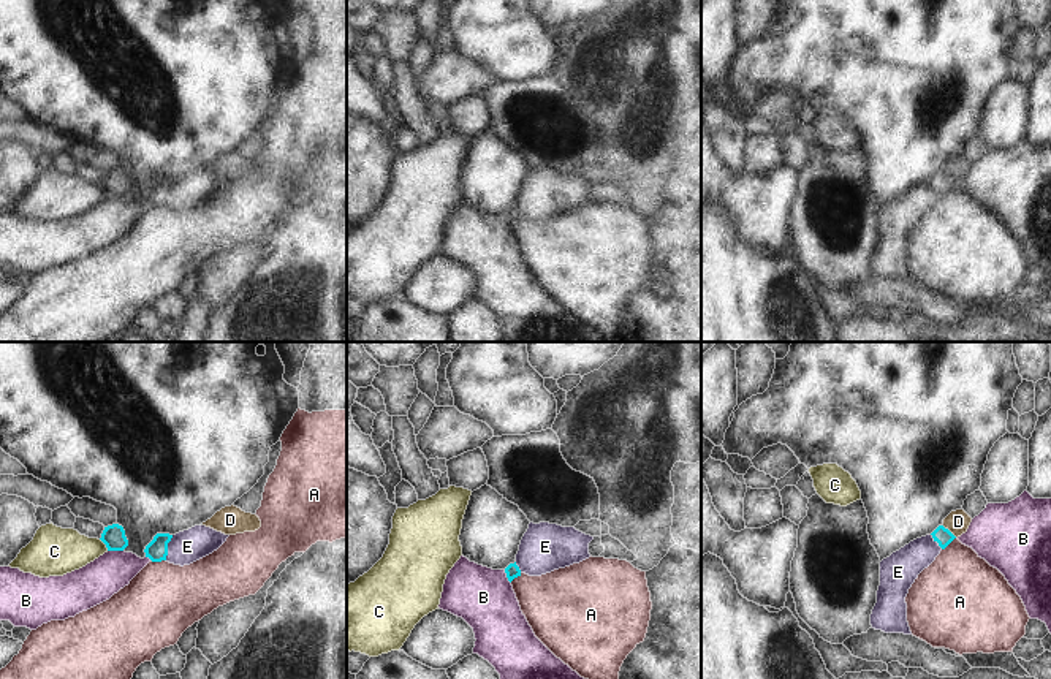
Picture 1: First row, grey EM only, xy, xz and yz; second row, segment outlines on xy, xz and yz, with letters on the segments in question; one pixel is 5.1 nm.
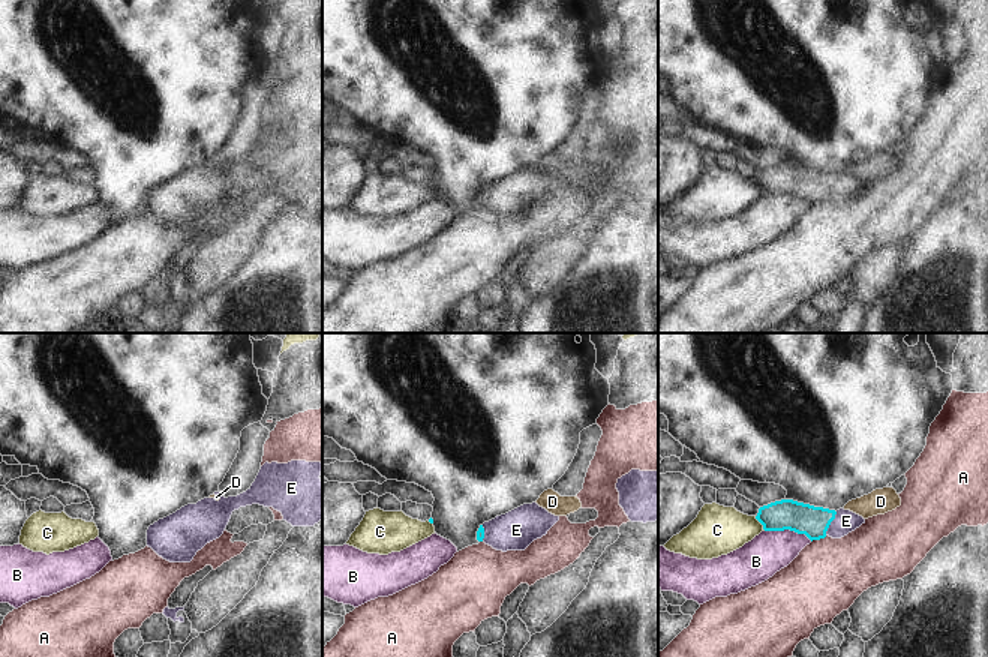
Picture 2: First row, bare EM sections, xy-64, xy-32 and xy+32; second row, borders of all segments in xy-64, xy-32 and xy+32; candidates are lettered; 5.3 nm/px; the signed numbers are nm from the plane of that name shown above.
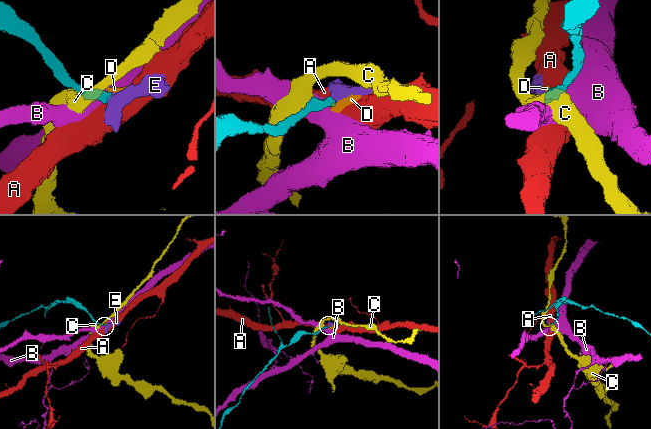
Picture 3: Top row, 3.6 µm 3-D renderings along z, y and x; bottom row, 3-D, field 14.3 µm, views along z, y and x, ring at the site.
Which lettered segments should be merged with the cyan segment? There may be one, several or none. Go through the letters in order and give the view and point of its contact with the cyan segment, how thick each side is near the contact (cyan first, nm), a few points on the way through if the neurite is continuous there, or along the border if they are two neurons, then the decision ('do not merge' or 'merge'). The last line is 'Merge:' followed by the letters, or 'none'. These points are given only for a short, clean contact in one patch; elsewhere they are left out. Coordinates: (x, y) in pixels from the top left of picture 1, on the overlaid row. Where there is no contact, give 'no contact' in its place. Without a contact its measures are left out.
A: xy (159, 561) | 110/380 nm | along xy (151, 559), (165, 561) | do not merge
B: xy (116, 550) | 120/200 nm | along xy (108, 550), (122, 551) | do not merge
C: xy (105, 543) | 120/240 nm | along xy (100, 538), (108, 550) | do not merge
D: yz (948, 531) | 90/120 nm | along yz (942, 526), (956, 537) | do not merge
E: xy (166, 548) | 110/170 nm | across xy (157, 550), (166, 548), (187, 546) | merge
Merge: E

